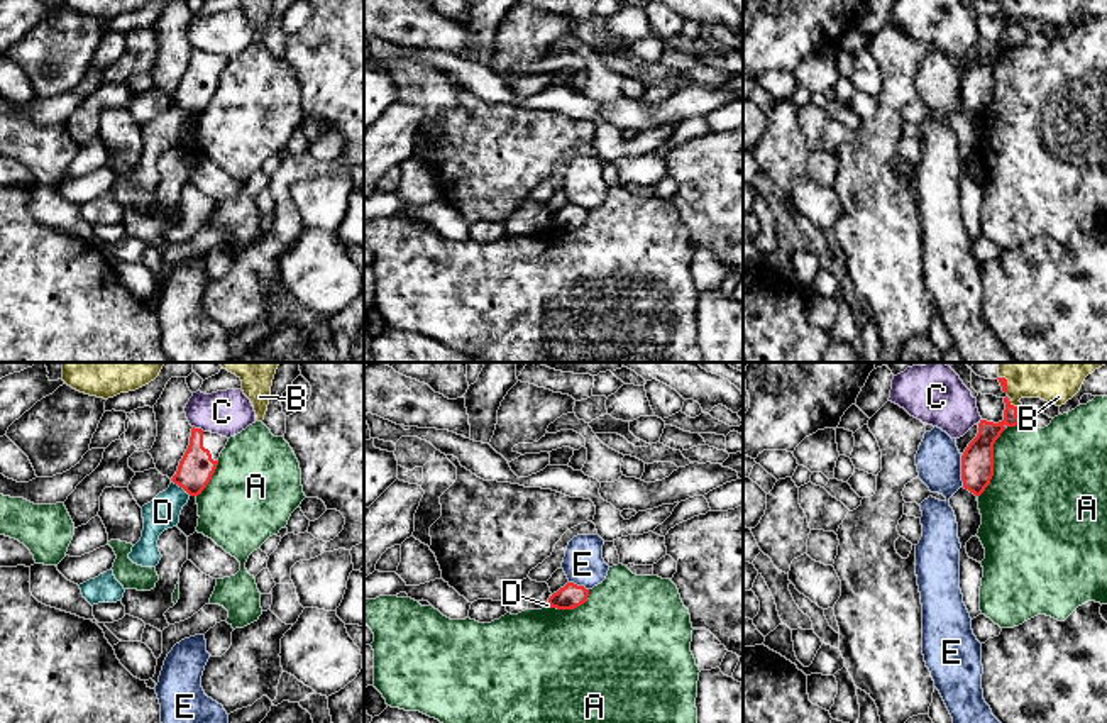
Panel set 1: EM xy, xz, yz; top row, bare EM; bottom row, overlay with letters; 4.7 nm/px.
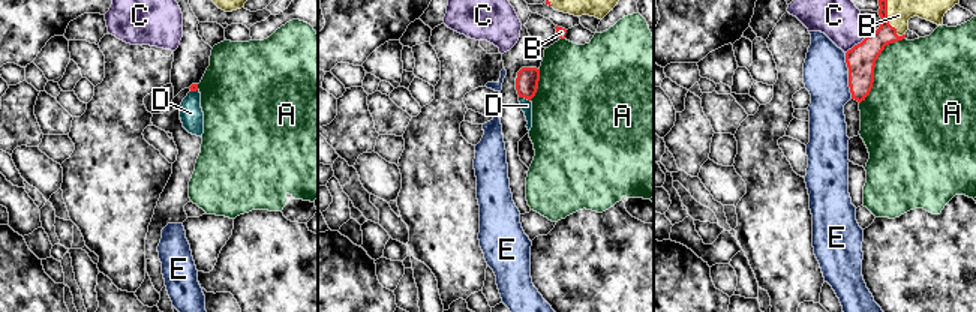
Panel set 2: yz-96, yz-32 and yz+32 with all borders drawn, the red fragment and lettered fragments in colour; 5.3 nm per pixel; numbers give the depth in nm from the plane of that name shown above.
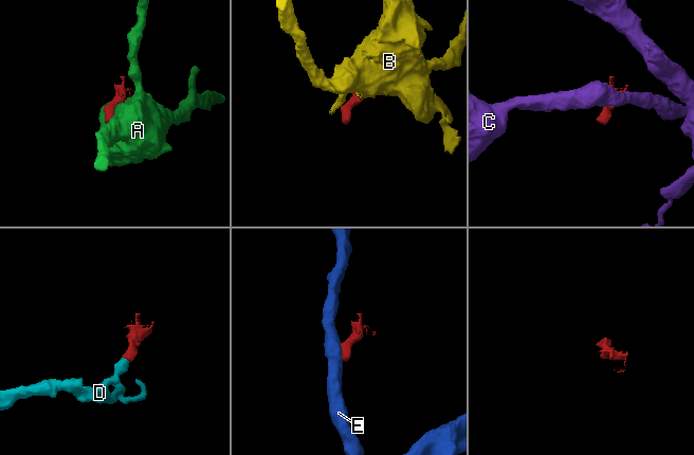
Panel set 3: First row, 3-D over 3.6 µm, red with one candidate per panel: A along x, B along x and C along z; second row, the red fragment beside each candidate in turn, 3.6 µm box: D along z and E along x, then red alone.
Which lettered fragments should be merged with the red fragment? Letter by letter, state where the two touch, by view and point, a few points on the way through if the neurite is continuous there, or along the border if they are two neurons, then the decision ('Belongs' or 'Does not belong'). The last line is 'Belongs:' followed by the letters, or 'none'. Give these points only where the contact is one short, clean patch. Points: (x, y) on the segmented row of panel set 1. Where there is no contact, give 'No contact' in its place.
A: Touches red at yz (992, 454). Does not belong
B: Touches red at yz (1016, 413). Belongs
C: Touches red at xy (198, 429). Boundary: xy (193, 425), (203, 430). Does not belong
D: Touches red at xy (181, 486). Boundary: xy (171, 480), (190, 495). Does not belong
E: Touches red at yz (962, 471). Boundary: yz (960, 456), (960, 480), (963, 485). Does not belong
Belongs: B

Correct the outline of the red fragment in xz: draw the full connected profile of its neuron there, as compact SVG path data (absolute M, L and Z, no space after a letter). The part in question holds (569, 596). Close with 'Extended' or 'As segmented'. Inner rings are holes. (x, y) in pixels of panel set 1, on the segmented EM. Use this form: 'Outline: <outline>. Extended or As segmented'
Outline: M567 582L557 593L548 598L550 608L557 610L574 610L587 601L589 589L584 586L577 586L574 582Z. As segmented

